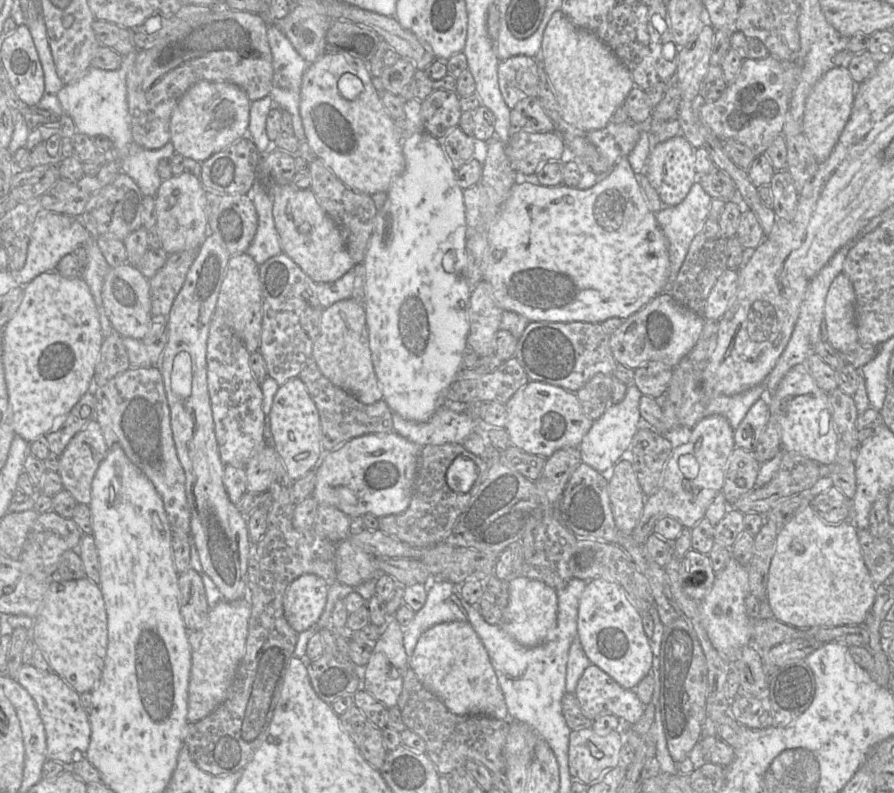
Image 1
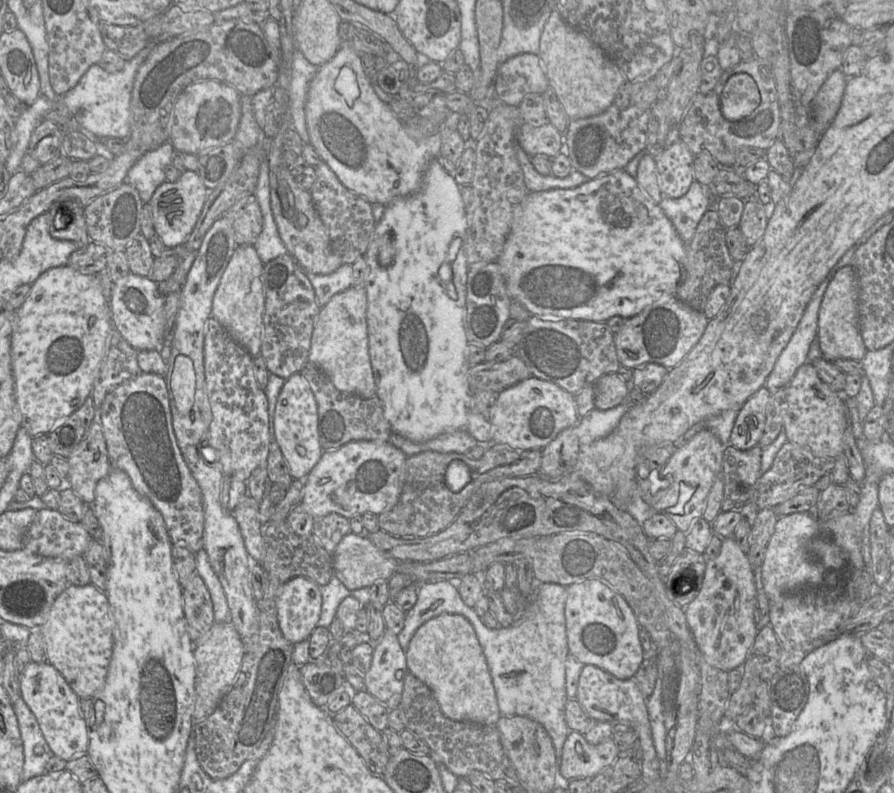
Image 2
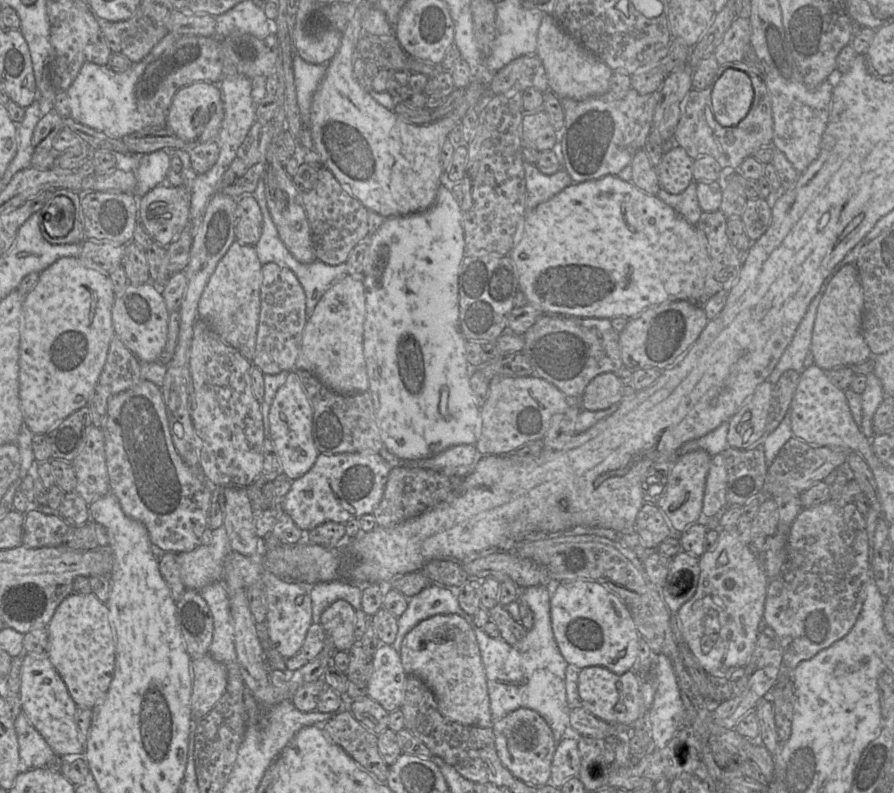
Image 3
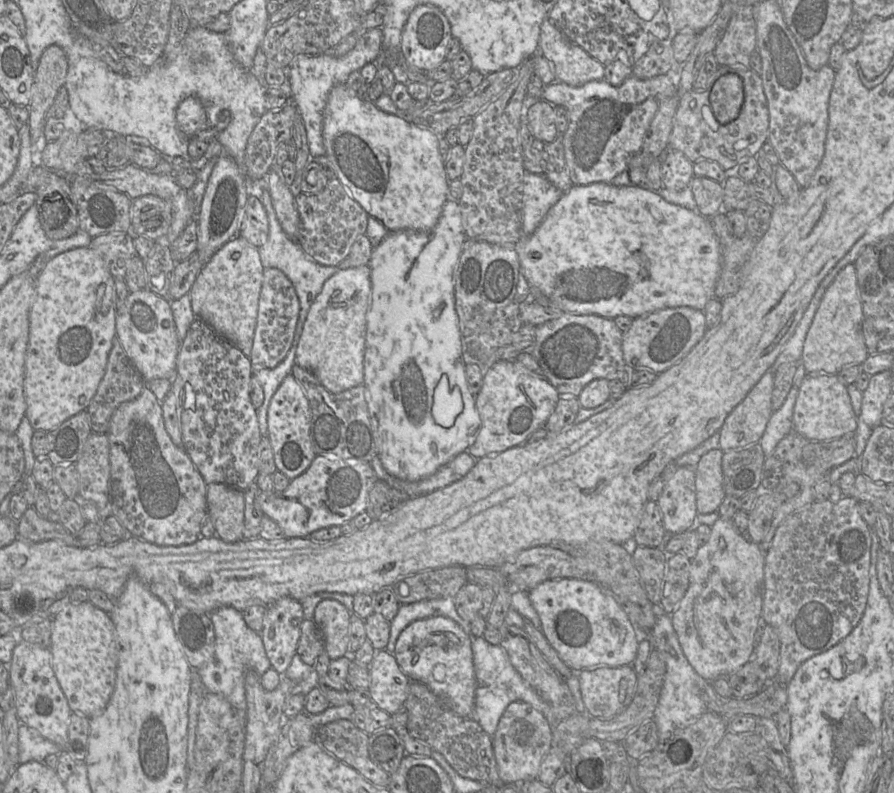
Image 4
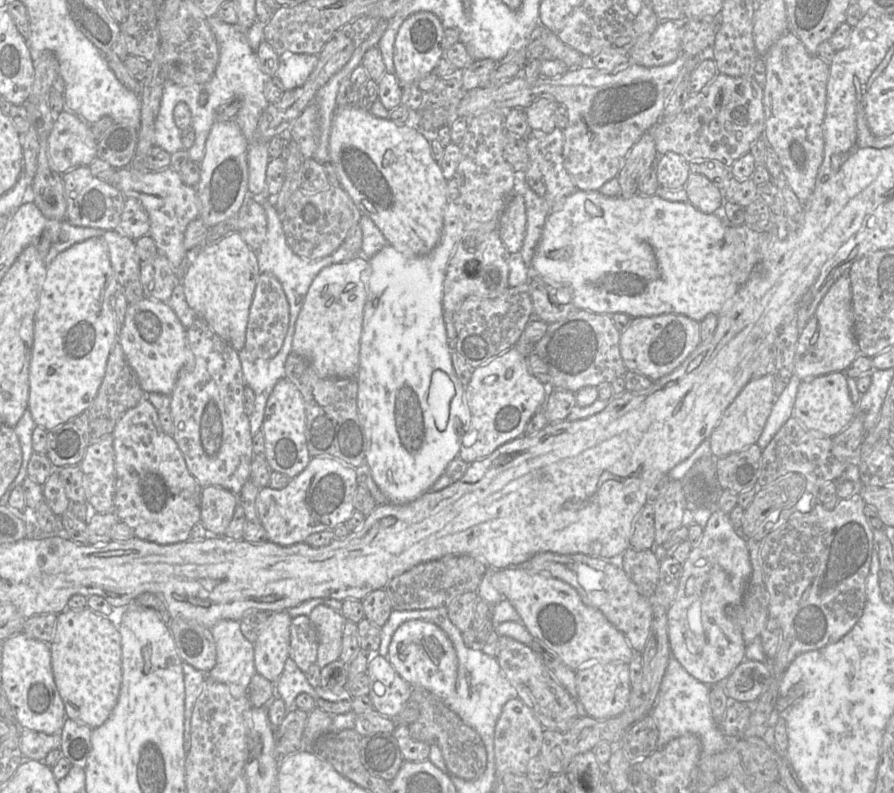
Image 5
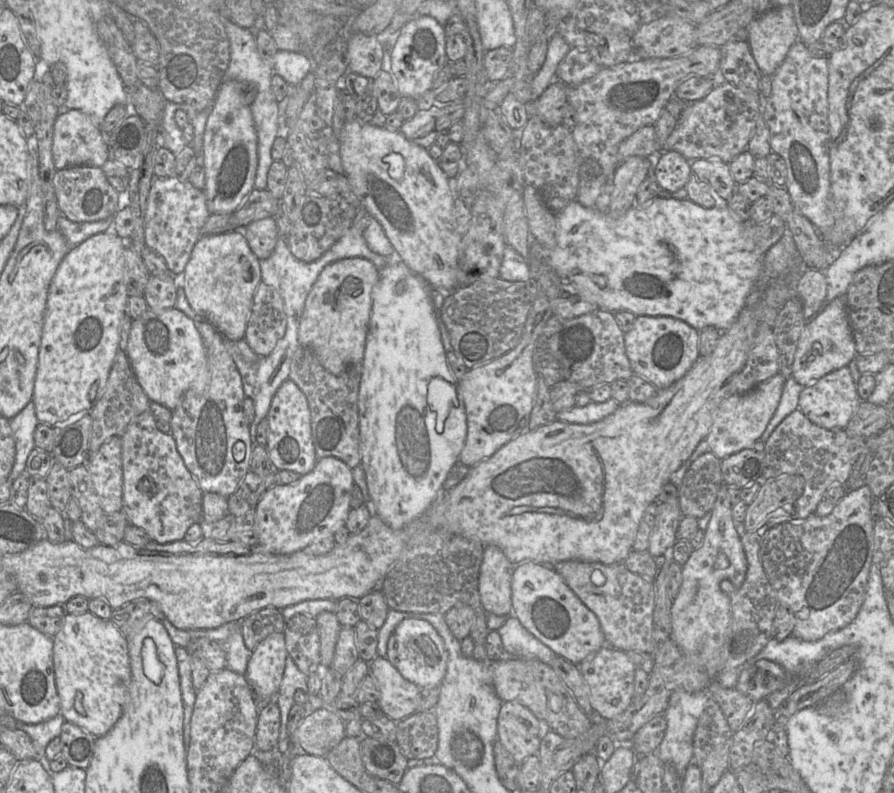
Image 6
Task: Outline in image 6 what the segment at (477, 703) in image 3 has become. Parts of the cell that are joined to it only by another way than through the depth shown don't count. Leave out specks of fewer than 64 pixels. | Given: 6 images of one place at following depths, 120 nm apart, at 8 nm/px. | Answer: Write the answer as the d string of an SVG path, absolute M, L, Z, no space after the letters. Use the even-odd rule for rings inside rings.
M404 619L389 638L387 659L407 680L420 688L439 687L447 670L448 652L437 630L423 619Z

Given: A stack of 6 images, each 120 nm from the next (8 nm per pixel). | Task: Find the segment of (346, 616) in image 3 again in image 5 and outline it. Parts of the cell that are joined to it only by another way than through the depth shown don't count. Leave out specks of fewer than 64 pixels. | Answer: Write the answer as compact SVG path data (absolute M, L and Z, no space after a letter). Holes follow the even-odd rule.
M326 605L316 606L309 618L319 636L316 663L320 668L324 668L340 658L343 630L347 620L342 613Z

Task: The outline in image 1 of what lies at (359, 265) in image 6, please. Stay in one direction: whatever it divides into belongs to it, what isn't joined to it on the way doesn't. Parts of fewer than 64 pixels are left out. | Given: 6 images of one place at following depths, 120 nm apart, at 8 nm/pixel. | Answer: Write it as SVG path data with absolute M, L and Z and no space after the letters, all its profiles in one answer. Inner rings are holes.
M349 298L323 310L312 358L331 383L352 394L360 402L370 405L383 400L371 357L365 303L363 305Z

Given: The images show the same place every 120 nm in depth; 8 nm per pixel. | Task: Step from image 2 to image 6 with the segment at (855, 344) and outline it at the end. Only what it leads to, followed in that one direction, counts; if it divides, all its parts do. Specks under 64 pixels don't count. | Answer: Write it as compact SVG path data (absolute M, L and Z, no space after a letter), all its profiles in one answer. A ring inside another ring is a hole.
M846 295L833 299L814 319L808 319L798 341L792 365L792 377L802 386L817 381L826 374L848 366L857 355L848 318Z

